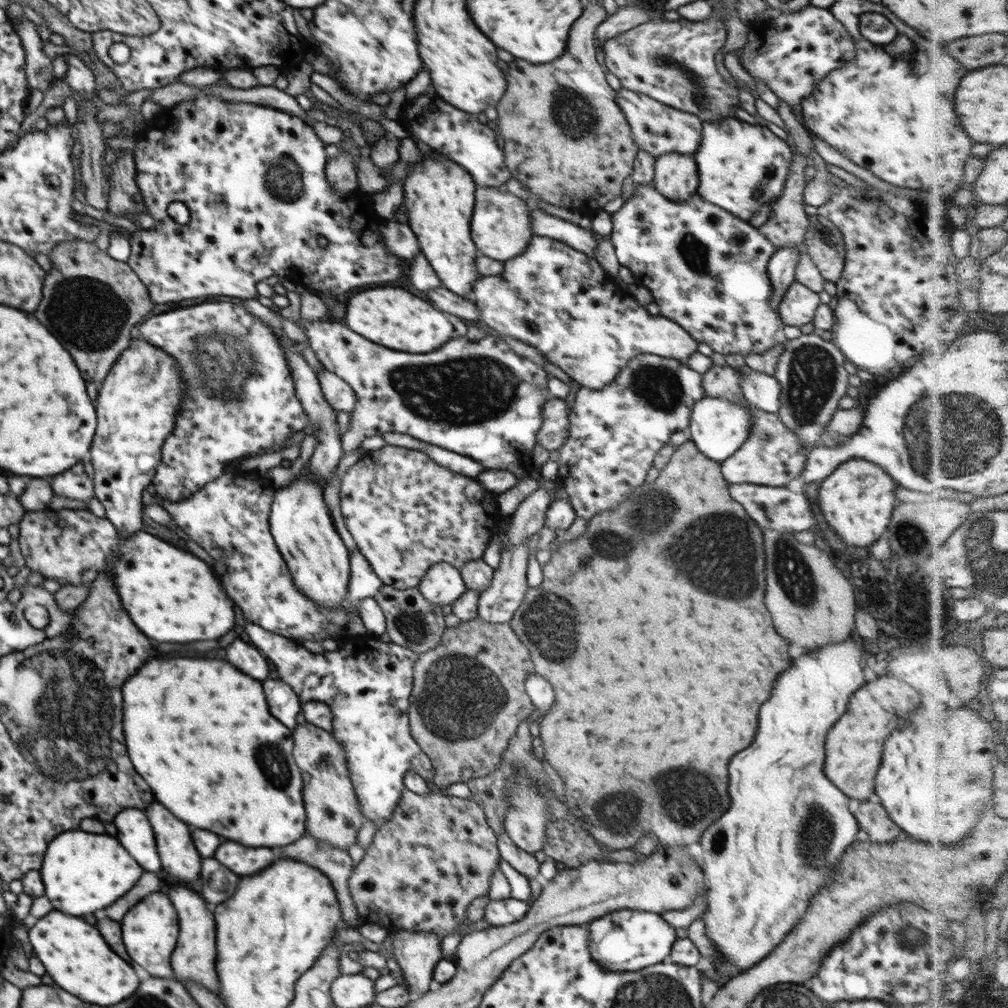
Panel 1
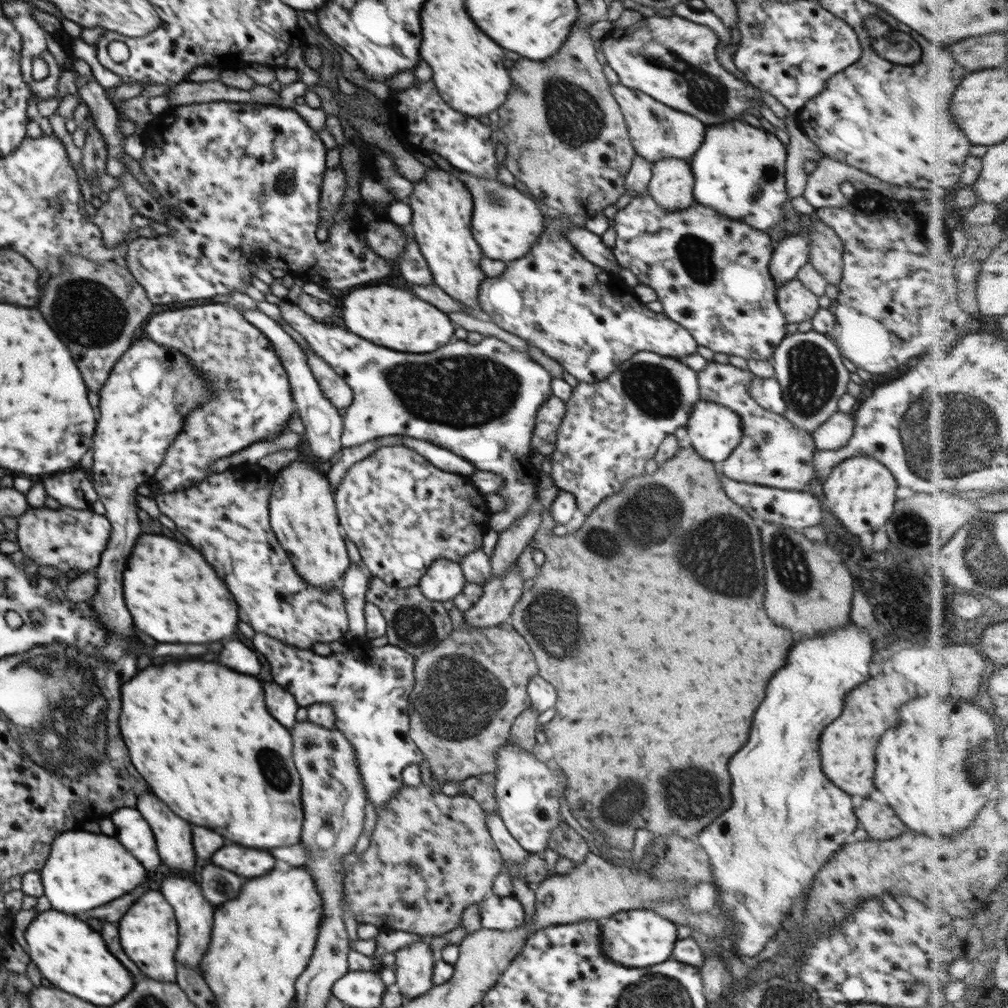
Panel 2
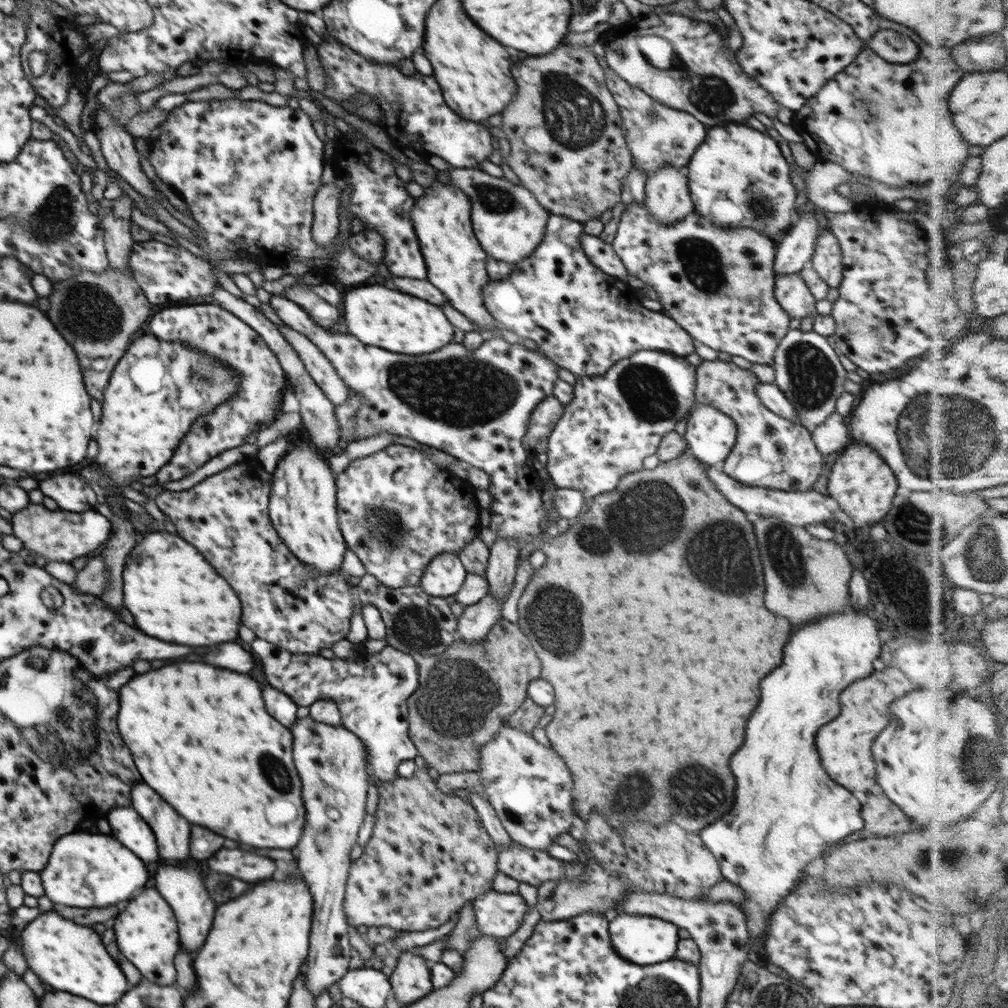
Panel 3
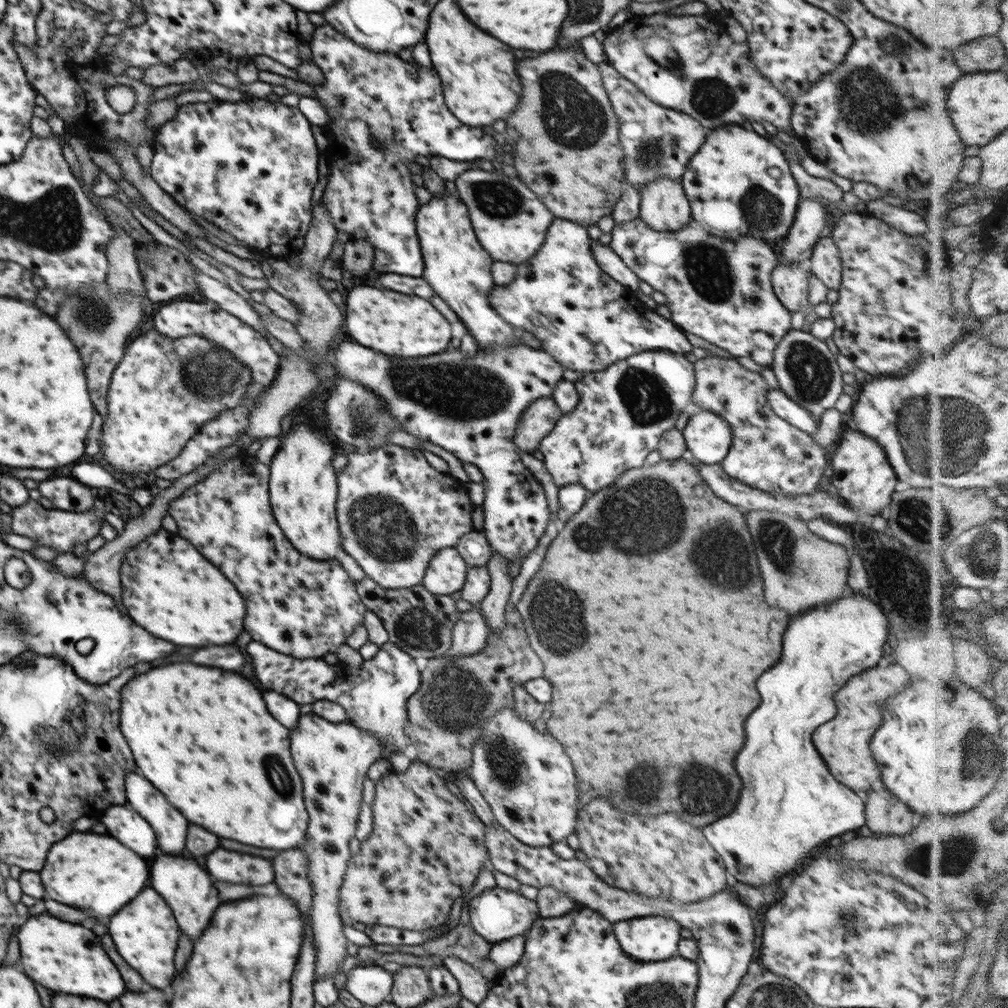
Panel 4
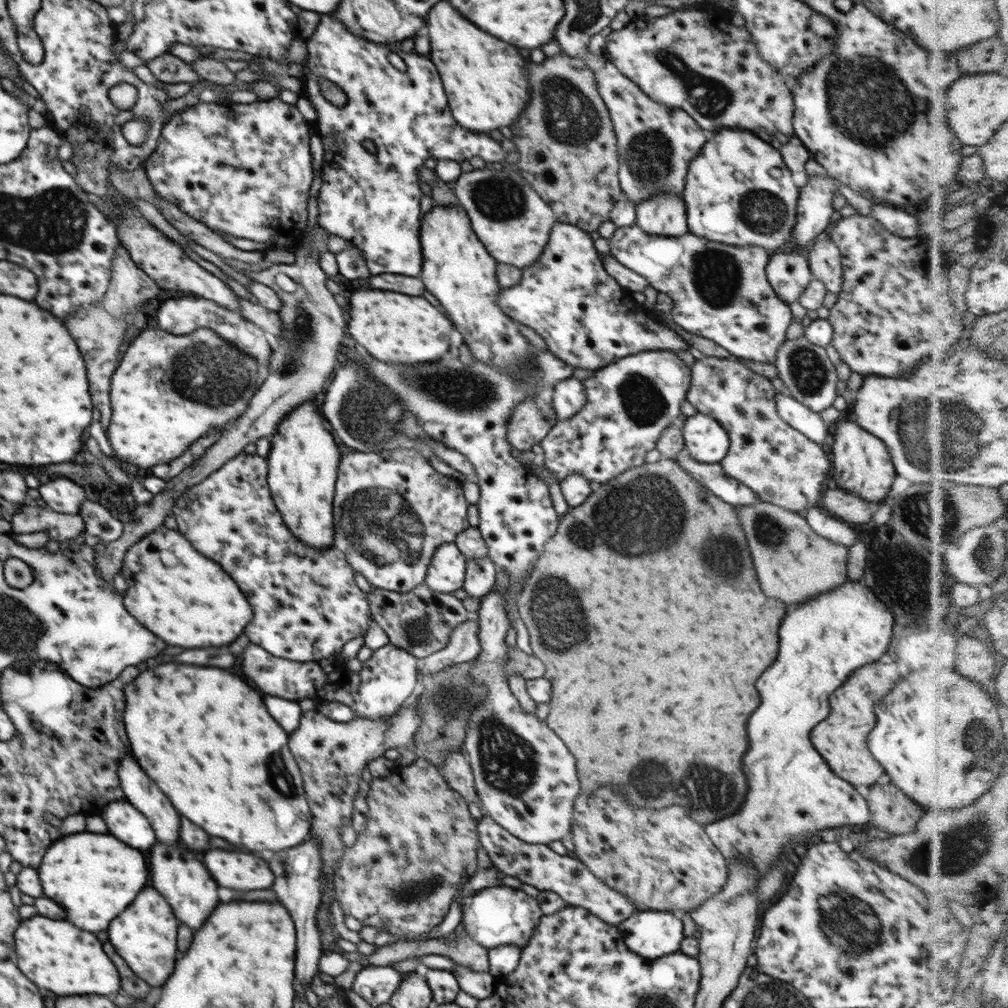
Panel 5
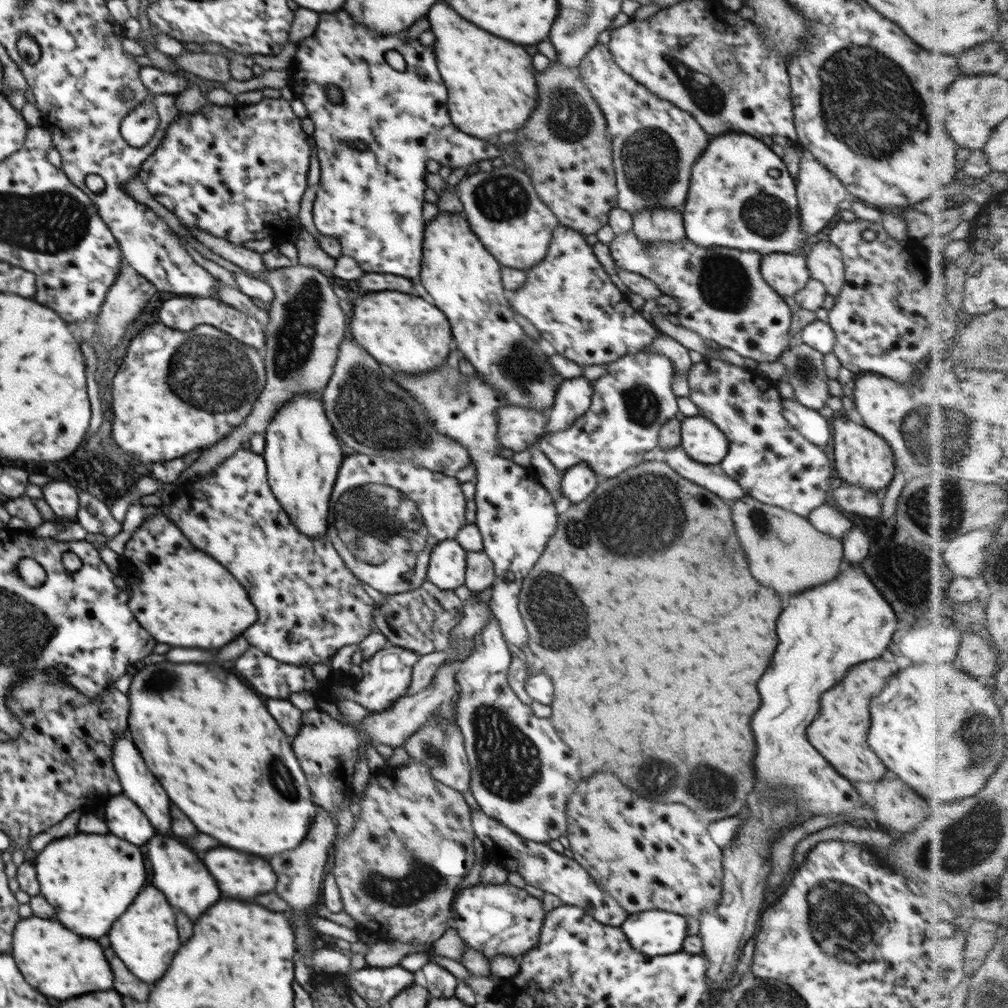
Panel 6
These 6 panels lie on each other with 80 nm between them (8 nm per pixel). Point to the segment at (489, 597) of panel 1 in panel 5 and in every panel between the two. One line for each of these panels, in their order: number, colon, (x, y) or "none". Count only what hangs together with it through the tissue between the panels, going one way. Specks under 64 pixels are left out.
2: (500, 594)
3: (477, 620)
4: (470, 633)
5: (464, 646)

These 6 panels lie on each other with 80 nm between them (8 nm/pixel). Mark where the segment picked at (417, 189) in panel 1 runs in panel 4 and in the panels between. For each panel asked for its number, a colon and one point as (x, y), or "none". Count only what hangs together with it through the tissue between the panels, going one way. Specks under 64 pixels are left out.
2: (442, 205)
3: (456, 265)
4: (456, 265)

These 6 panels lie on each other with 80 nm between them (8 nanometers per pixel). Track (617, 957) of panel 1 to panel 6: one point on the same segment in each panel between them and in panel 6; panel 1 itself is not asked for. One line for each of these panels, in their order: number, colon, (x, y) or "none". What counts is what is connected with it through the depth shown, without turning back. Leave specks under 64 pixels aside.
2: (638, 938)
3: (641, 939)
4: (650, 938)
5: (654, 934)
6: (655, 933)

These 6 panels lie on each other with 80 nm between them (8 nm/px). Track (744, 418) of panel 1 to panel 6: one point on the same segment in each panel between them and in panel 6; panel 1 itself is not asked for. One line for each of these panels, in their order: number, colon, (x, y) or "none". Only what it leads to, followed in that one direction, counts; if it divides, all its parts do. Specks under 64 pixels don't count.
2: (714, 431)
3: (710, 434)
4: (708, 436)
5: (706, 439)
6: (704, 442)

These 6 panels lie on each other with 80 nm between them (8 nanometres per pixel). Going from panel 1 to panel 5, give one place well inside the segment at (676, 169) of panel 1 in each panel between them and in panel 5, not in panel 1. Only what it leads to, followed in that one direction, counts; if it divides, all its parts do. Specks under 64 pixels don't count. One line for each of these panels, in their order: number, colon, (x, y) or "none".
2: (672, 183)
3: (668, 198)
4: (664, 207)
5: (664, 214)

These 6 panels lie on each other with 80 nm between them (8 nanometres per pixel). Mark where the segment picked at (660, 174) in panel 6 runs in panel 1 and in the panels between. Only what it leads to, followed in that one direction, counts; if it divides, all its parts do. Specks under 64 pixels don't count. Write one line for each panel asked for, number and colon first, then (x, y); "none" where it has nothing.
1: (658, 130)
2: (657, 132)
3: (657, 135)
4: (657, 142)
5: (655, 144)

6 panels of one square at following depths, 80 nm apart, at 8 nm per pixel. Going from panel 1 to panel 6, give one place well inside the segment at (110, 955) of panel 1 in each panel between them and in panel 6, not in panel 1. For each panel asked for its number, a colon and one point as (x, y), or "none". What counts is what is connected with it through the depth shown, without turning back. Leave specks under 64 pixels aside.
2: (70, 954)
3: (70, 957)
4: (65, 957)
5: (52, 953)
6: (54, 960)

